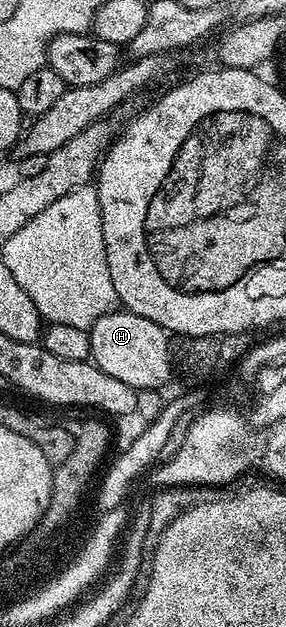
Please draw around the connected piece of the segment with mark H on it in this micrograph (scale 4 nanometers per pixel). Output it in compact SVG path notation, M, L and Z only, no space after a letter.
M113 310L92 324L88 337L92 351L91 363L106 374L110 374L110 378L118 378L118 382L126 382L126 386L137 390L163 389L172 372L174 376L169 333L154 322L150 322L150 318L142 318L127 310Z

